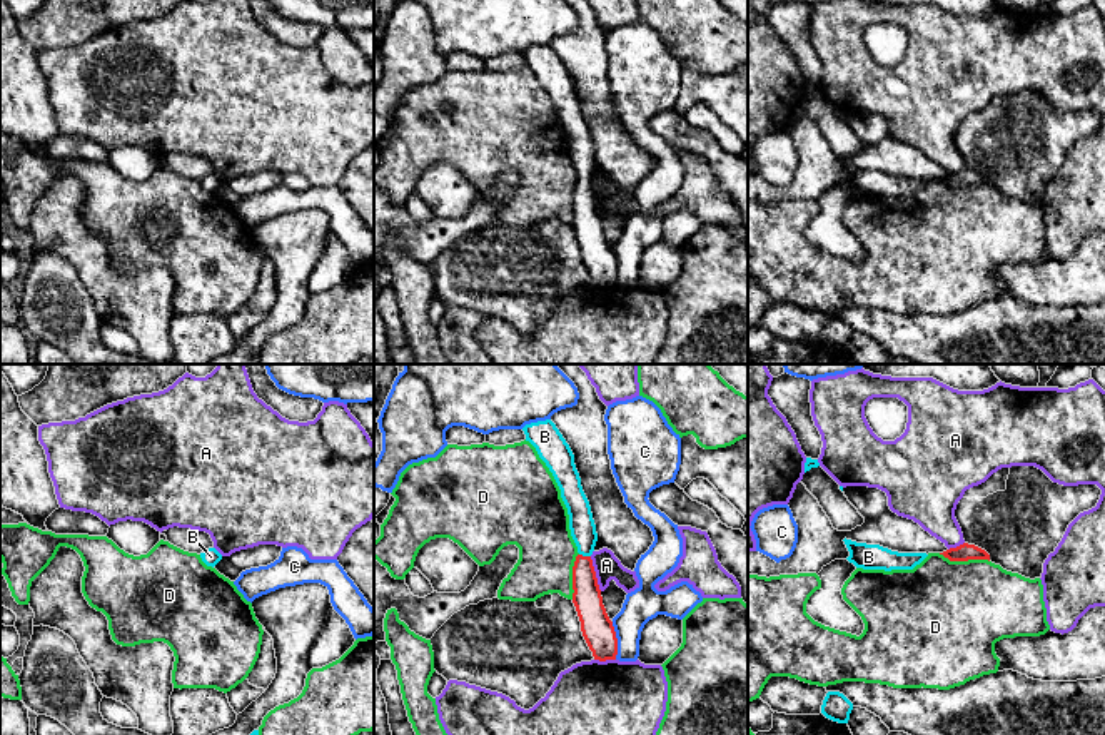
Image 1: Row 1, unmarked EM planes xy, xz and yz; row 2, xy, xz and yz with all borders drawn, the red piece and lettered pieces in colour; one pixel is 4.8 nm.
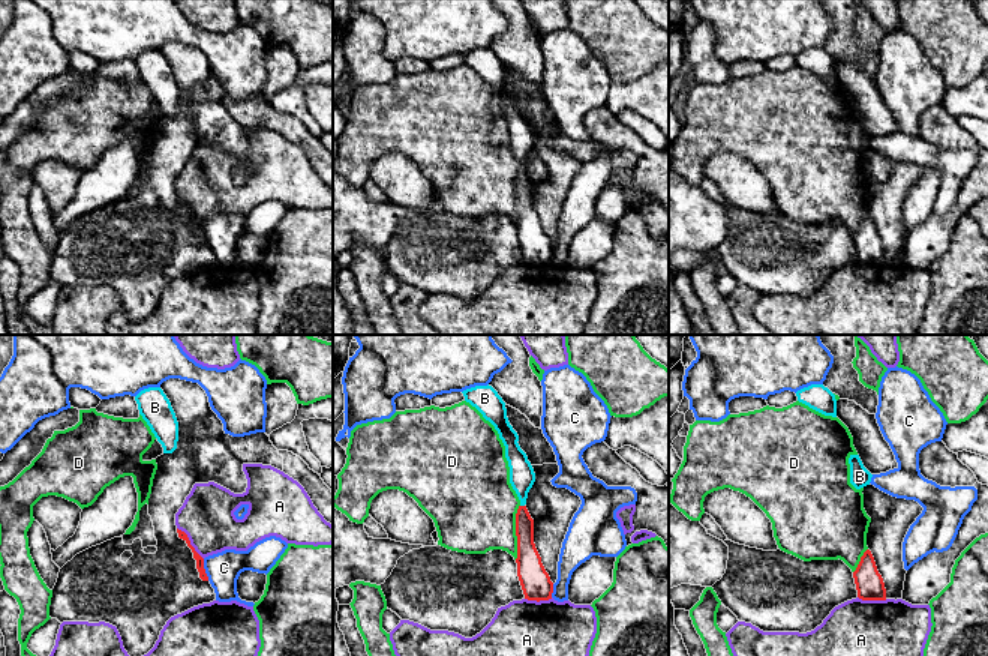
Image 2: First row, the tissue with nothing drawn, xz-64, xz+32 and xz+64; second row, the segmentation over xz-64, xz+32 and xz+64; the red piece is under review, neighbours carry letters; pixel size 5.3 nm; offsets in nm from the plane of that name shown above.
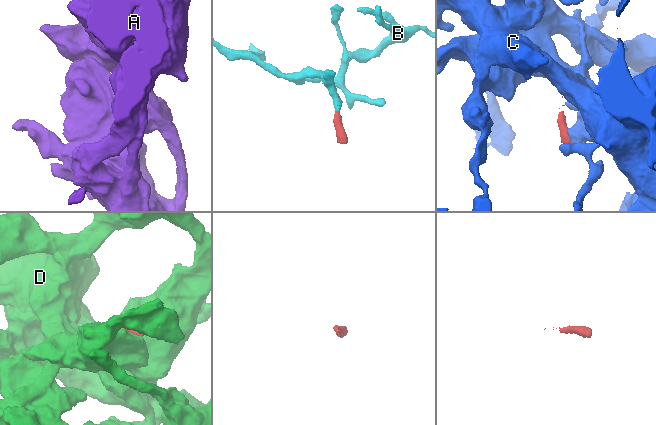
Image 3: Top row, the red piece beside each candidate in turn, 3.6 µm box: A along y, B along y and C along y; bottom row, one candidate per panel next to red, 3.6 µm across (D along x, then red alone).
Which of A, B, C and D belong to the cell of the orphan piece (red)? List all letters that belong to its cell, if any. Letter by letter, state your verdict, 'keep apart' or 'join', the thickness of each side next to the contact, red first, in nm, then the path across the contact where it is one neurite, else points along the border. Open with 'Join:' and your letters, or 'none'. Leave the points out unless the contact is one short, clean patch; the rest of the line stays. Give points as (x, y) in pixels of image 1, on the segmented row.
Join: B
A: keep apart | 140/120 nm
B: join | 140/130 nm
C: keep apart | 150/160 nm | along xz (611, 622), (616, 632), (616, 658)
D: keep apart | 90/480 nm | along yz (938, 553), (950, 560), (988, 562)

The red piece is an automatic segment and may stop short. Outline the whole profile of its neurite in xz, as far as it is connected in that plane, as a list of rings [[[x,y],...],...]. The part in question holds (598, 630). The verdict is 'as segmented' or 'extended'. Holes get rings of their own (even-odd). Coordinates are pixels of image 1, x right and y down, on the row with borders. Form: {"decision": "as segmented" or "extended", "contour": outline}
{"decision": "extended", "contour": [[[551,419],[526,424],[522,431],[526,441],[536,448],[539,458],[552,473],[568,508],[571,536],[579,553],[573,566],[573,603],[581,621],[583,636],[594,660],[616,660],[618,638],[603,605],[591,560],[598,541],[596,525],[581,486],[574,454]]]}

